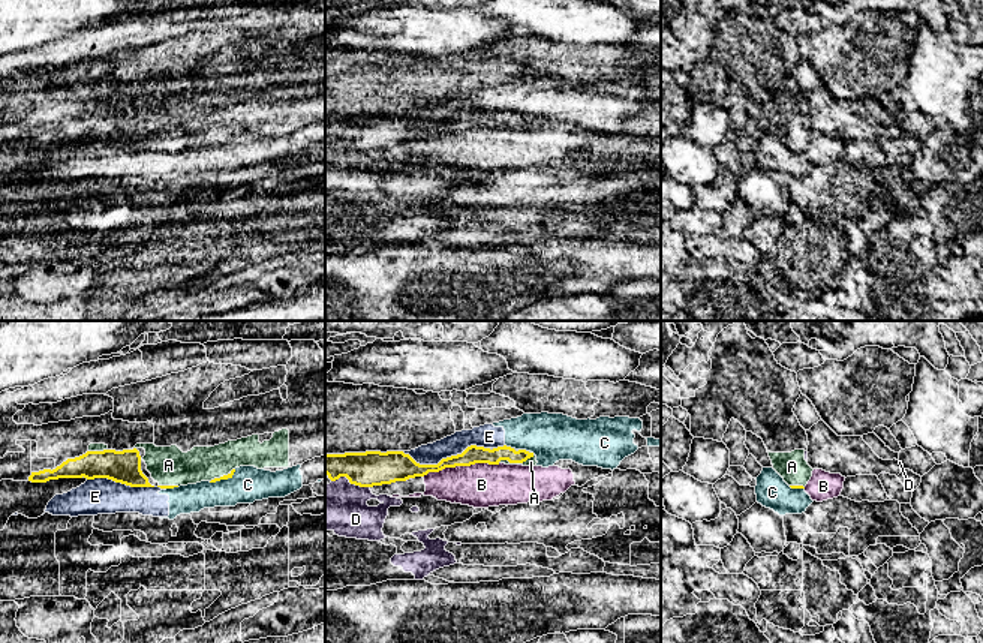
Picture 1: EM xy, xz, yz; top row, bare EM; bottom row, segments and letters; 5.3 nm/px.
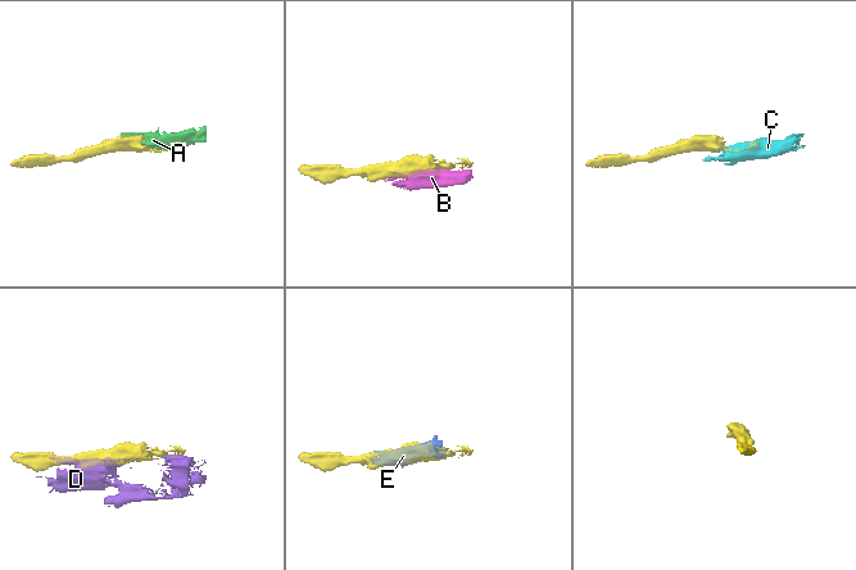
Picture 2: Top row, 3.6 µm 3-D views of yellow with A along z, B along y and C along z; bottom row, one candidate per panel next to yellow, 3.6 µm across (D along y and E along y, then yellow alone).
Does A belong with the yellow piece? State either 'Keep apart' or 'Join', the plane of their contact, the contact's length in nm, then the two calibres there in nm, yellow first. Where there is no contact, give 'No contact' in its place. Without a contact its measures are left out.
Join. Touches yellow in xz. Shared border 200 nm. Thickness 100 nm (yellow) against 50 nm

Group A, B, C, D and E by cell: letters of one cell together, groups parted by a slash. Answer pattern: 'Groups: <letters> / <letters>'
Groups: A / B / C E / D

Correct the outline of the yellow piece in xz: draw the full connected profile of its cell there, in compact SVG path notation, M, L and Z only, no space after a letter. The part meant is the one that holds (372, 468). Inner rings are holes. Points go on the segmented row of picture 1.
M471 445L462 454L442 459L438 465L420 465L403 451L325 454L325 474L331 481L346 477L351 484L373 487L475 463L536 466L538 462L536 456L526 450Z

